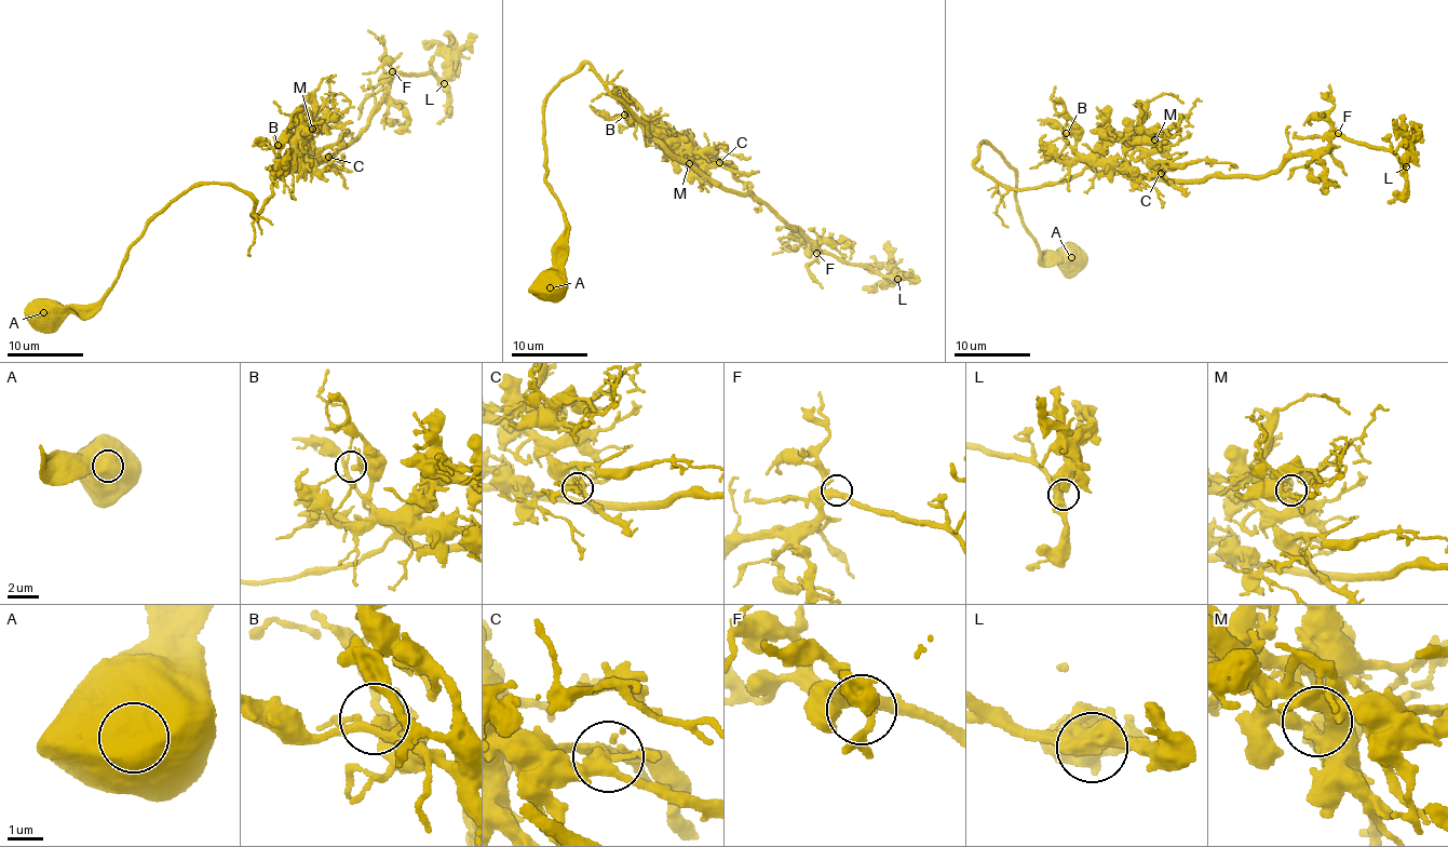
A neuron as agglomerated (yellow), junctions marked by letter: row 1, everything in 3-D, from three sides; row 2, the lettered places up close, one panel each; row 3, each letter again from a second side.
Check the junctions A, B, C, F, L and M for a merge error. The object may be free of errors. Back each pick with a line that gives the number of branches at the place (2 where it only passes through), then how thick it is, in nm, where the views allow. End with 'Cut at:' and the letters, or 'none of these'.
Cut at: none of these

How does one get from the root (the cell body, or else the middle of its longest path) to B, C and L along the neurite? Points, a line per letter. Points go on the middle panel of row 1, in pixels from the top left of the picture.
B: (550, 284), (565, 226), (544, 179), (546, 98), (586, 62), (649, 135), (624, 115)
C: (550, 284), (565, 226), (544, 183), (543, 117), (579, 67), (649, 136), (663, 129), (677, 152), (719, 162)
L: (550, 284), (565, 226), (544, 183), (545, 104), (586, 62), (672, 155), (766, 201), (815, 250), (897, 279)

